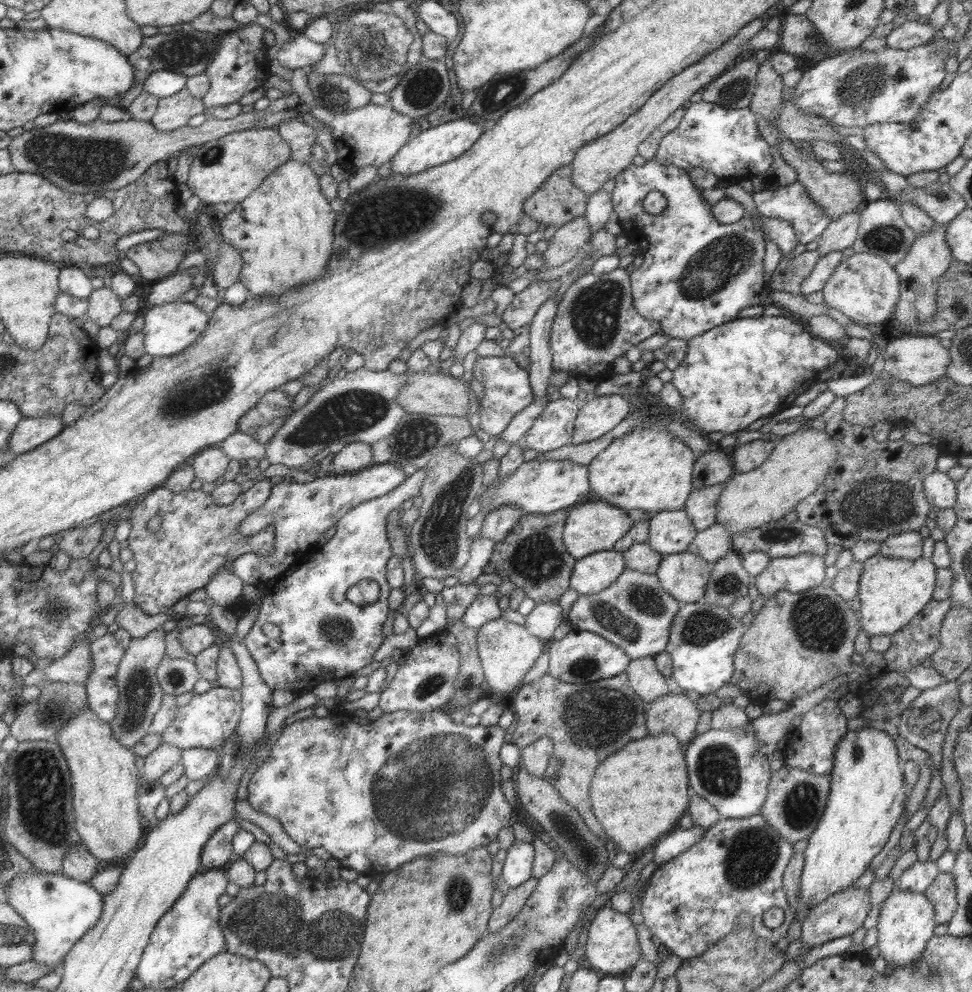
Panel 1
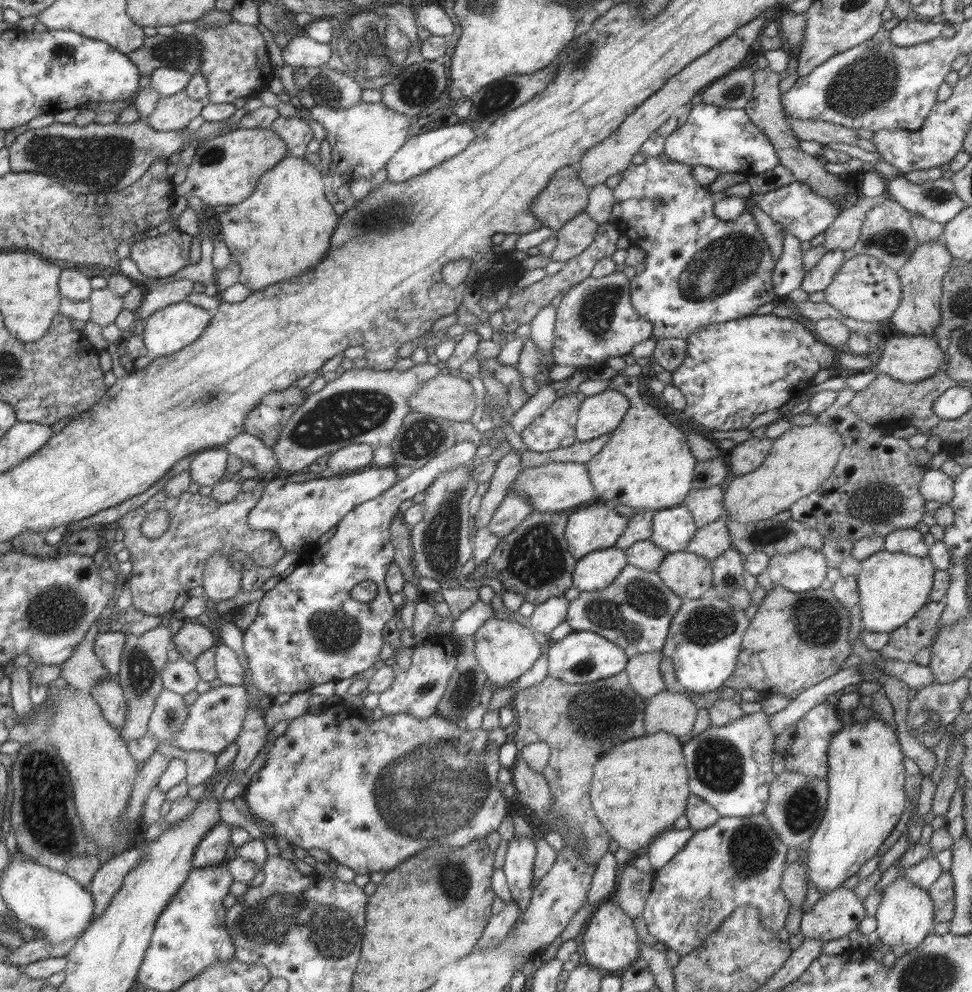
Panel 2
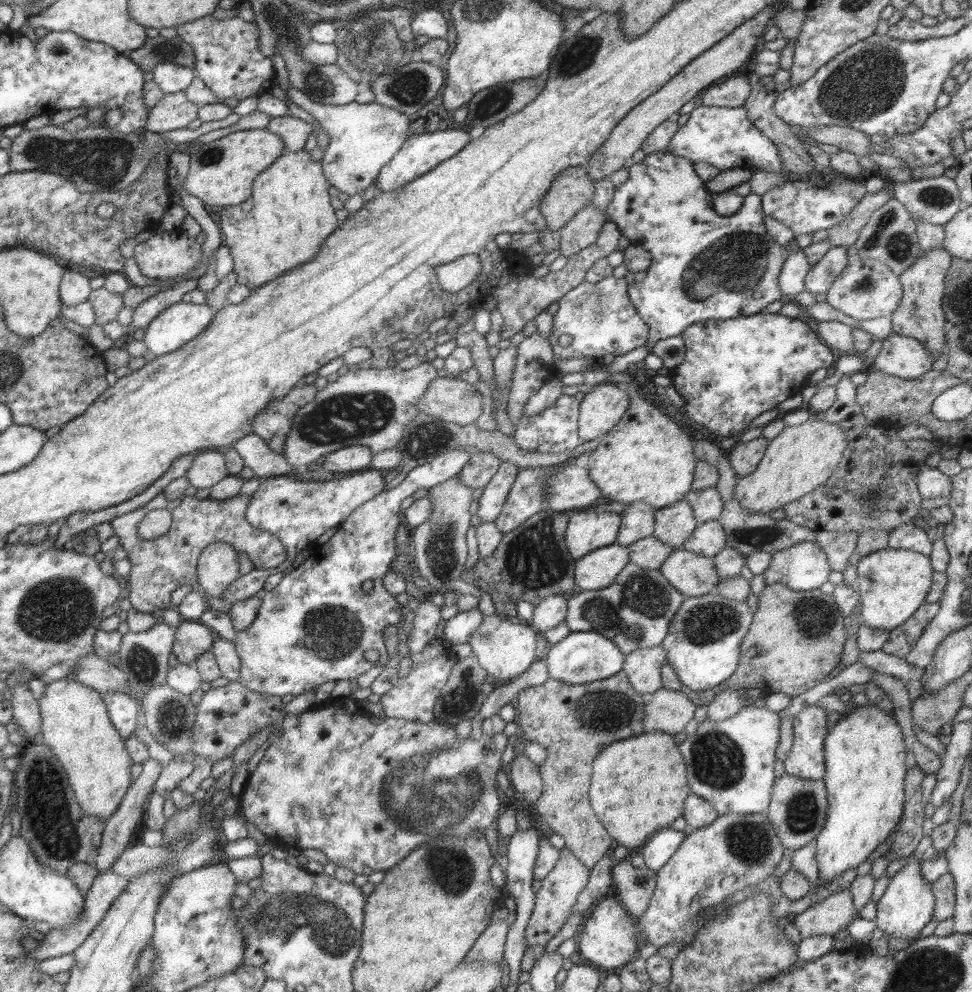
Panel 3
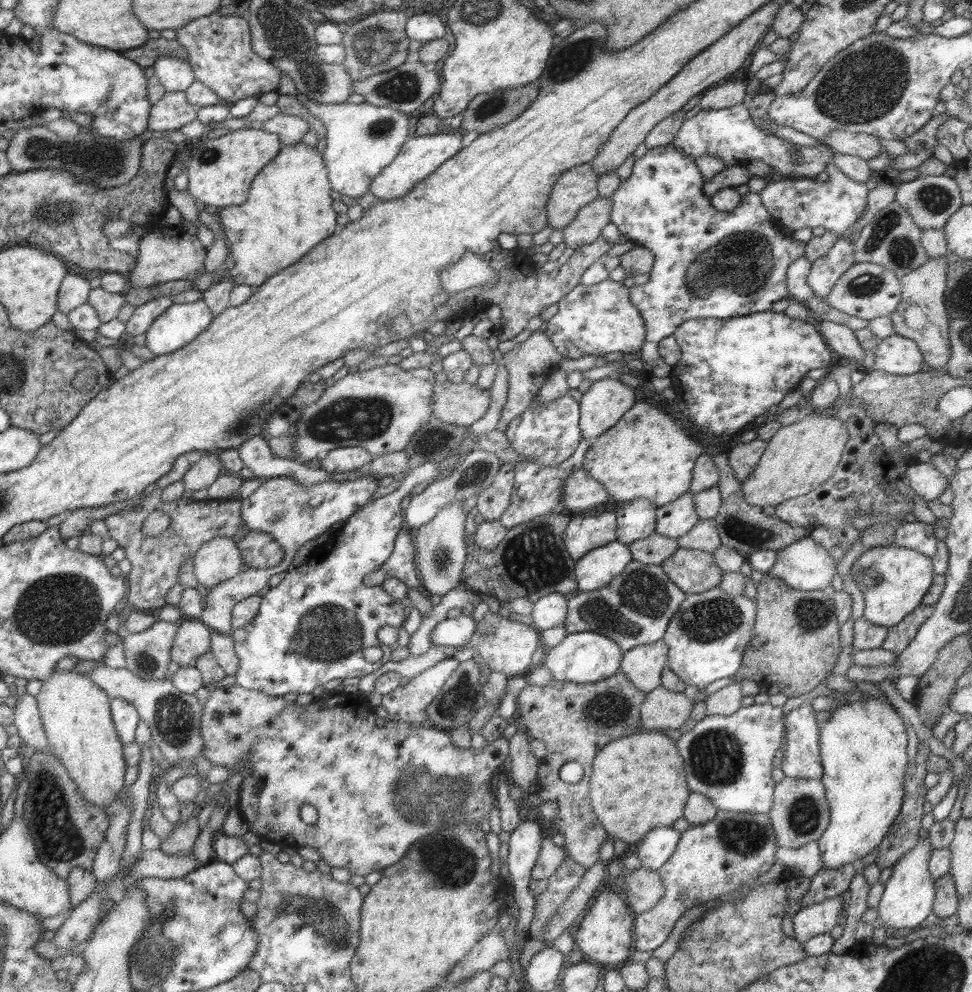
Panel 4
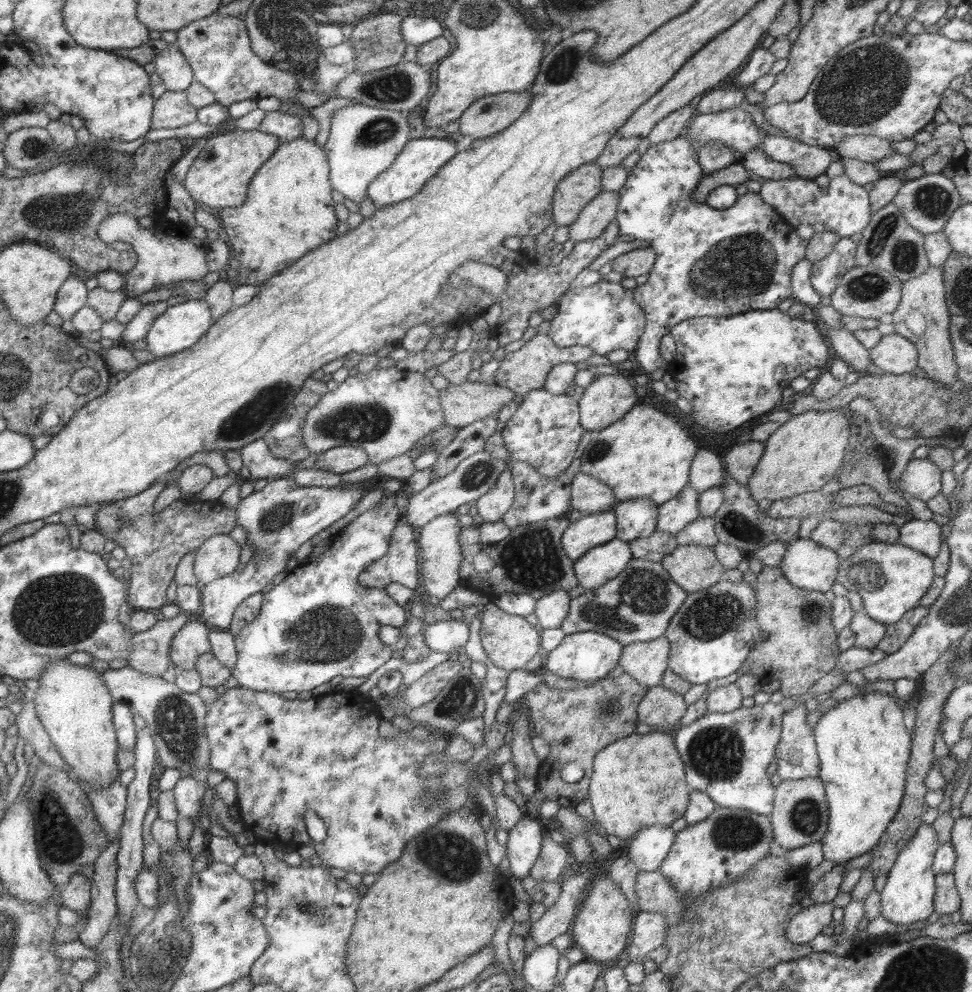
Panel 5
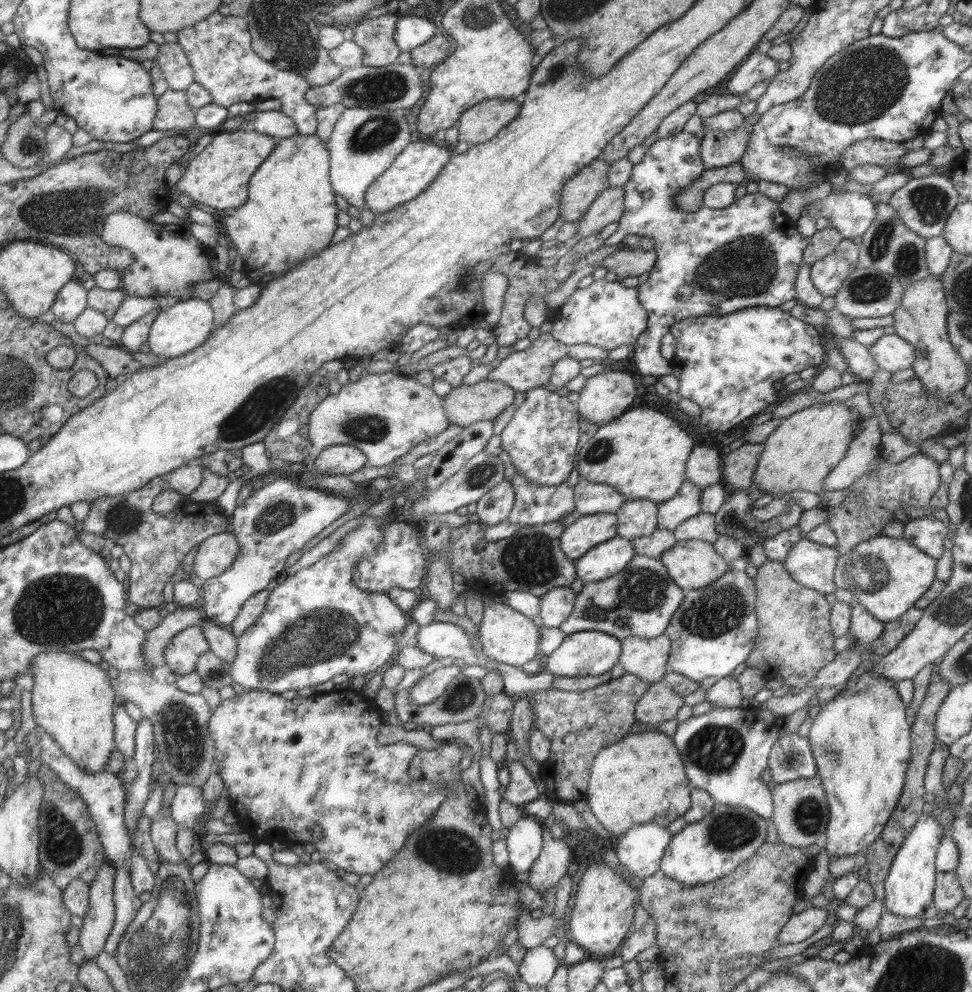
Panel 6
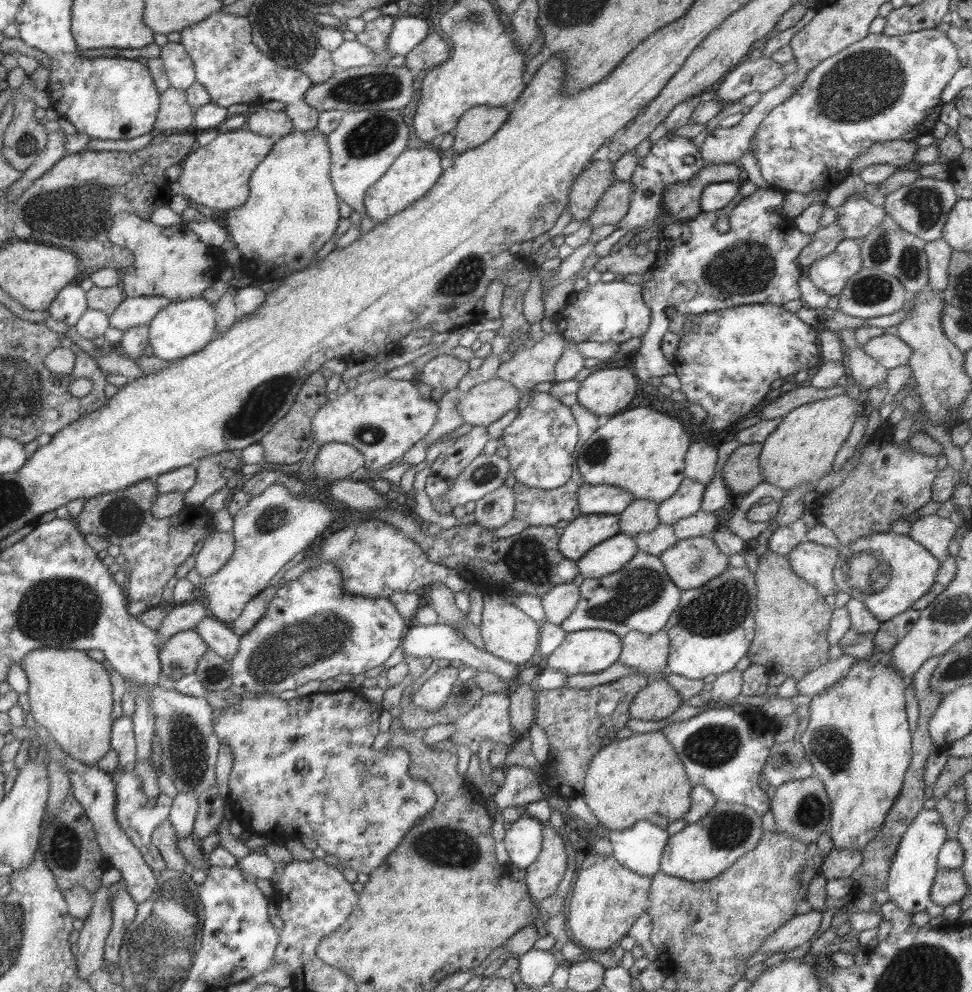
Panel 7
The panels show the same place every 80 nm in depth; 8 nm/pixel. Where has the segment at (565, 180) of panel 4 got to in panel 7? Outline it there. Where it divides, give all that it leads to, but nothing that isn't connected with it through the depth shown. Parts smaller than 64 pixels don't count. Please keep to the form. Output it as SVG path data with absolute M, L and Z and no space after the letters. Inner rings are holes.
M591 160L570 186L568 209L571 220L584 222L597 204L598 198L615 182L614 163Z

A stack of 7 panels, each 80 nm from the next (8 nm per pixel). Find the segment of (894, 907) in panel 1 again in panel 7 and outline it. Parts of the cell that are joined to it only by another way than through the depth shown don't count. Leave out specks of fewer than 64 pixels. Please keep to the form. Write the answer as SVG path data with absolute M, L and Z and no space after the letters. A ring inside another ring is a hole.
M922 809L911 820L897 846L885 887L888 900L895 903L896 907L911 914L924 911L931 917L941 915L943 907L931 902L930 888L939 868L937 866L937 854L946 839L945 826L935 809Z

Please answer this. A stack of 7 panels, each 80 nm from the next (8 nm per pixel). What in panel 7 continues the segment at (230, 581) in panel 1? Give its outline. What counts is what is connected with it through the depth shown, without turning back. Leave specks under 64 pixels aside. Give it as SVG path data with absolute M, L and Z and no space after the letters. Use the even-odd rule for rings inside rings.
M215 531L207 533L203 545L195 555L197 574L203 579L215 574L225 561L231 556L234 545L232 531Z

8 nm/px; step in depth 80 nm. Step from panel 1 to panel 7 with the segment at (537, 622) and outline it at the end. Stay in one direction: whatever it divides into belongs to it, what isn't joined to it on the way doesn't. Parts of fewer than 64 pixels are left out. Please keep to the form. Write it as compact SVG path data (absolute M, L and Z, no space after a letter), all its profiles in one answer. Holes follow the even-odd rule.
M572 582L553 586L541 599L546 622L559 626L579 601L579 587Z

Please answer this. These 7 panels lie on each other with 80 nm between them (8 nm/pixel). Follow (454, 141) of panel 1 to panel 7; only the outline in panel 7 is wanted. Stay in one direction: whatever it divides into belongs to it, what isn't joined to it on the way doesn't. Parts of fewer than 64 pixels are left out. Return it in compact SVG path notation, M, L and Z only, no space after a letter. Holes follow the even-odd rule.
M421 147L405 149L395 158L391 166L387 167L385 174L366 190L363 214L367 214L374 224L379 224L421 198L437 182L442 173L439 160L437 151L432 149L422 149Z

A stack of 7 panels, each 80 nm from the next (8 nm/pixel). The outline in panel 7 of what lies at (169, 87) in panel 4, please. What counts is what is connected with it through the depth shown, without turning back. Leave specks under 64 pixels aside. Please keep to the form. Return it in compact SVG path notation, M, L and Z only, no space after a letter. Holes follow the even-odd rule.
M179 42L165 43L165 46L160 47L158 57L166 68L165 72L171 87L185 91L196 81L193 61Z

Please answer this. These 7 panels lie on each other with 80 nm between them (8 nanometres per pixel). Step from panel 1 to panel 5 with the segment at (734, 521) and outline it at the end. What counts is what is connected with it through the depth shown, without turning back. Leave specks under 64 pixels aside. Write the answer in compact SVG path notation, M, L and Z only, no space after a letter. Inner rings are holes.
M844 409L810 410L781 423L764 442L759 463L746 486L757 502L762 498L777 500L815 492L827 484L840 468L850 437L849 420Z

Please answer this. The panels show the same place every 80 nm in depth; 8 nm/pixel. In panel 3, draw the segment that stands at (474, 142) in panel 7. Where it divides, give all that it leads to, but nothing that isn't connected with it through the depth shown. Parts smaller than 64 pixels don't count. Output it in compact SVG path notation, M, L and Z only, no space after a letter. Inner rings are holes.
M545 70L535 78L502 82L476 92L466 104L467 117L461 129L469 131L475 126L486 129L509 118L539 94L546 78Z

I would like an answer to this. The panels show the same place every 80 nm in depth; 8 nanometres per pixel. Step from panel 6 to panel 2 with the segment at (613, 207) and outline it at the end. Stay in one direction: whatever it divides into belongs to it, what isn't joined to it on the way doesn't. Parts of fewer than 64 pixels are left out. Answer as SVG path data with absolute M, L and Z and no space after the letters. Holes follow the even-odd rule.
M584 210L570 218L555 232L557 241L548 255L550 260L564 264L577 256L593 242L598 225Z

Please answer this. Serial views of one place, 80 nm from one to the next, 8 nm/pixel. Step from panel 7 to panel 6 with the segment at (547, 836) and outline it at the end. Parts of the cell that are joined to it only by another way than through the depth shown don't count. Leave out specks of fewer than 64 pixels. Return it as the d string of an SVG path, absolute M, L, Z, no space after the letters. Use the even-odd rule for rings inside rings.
M549 823L543 825L542 848L528 871L528 885L534 891L556 886L558 880L569 871L570 861L576 857L576 850L565 844L566 838L553 838L548 827Z

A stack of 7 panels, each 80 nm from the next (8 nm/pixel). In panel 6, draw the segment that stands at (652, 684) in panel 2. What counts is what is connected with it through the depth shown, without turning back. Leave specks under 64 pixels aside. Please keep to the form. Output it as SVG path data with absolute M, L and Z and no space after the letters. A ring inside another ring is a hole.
M663 632L655 638L629 635L620 640L618 664L625 673L634 674L649 684L664 677L670 651L669 637Z

